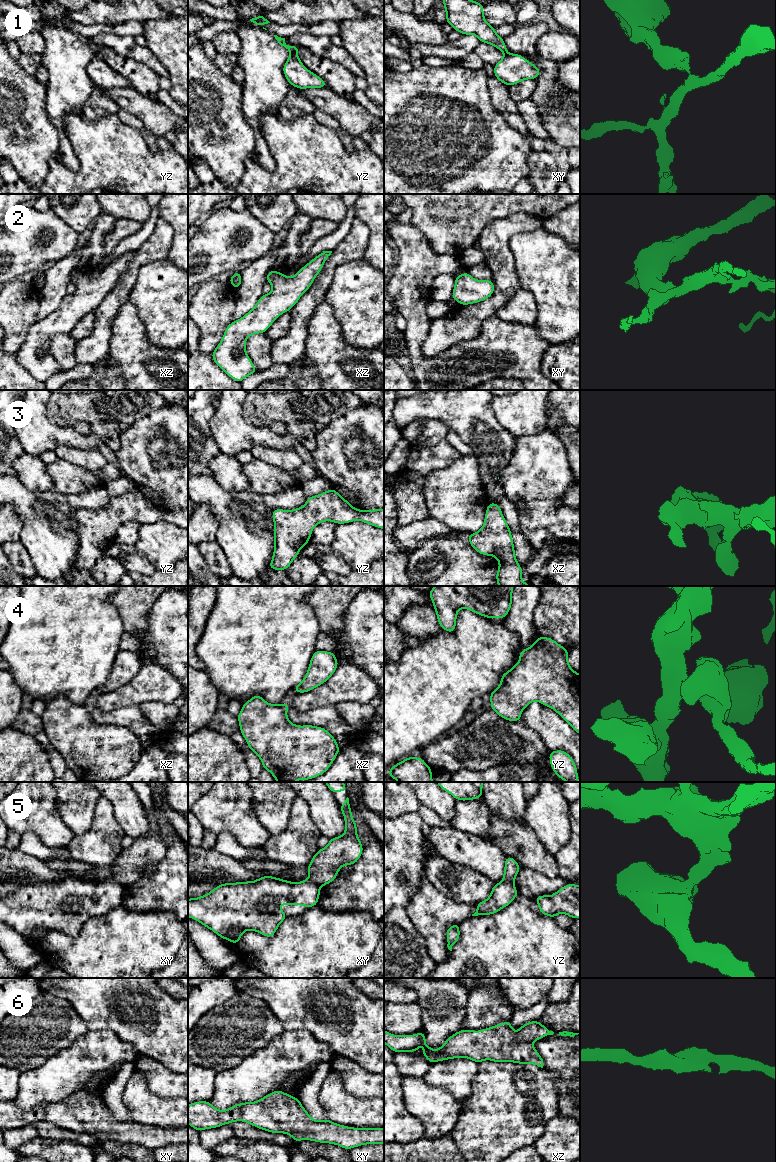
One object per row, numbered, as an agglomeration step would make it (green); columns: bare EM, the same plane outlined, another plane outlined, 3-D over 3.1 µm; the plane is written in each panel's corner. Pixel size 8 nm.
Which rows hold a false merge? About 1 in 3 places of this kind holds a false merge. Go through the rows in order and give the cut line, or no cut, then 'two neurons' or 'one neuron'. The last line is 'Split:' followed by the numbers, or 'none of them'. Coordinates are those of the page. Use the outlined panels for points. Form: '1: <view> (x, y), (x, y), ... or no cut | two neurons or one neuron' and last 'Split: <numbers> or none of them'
1: yz (291, 53), (296, 54) | two neurons
2: no cut | one neuron
3: no cut | one neuron
4: yz (507, 672), (507, 675), (501, 681) | two neurons
5: xy (308, 879), (312, 880), (319, 887) | two neurons
6: no cut | one neuron
Split: 1, 4, 5

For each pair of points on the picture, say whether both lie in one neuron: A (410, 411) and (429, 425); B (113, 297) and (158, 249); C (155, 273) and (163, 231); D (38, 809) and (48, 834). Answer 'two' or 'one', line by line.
A: two
B: one
C: two
D: one

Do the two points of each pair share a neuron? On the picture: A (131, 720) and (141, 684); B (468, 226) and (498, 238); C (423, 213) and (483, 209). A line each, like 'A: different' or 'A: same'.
A: different
B: different
C: same

